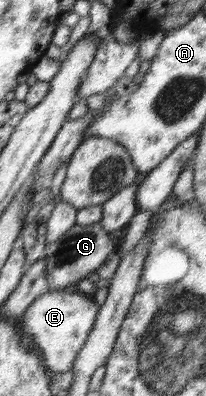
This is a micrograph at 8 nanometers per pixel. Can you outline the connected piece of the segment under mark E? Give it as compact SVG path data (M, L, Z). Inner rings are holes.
M49 290L28 306L19 318L26 340L40 353L48 370L68 372L94 326L99 306L92 297L75 290Z

